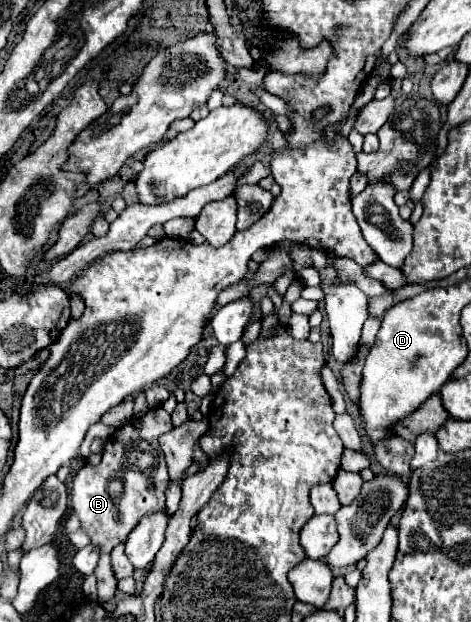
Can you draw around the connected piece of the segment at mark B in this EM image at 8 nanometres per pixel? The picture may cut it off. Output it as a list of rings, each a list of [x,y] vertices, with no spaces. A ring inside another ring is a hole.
[[[162,406],[148,410],[144,418],[132,418],[108,438],[102,462],[98,466],[86,464],[72,480],[74,514],[78,516],[82,530],[90,536],[90,542],[100,548],[100,562],[94,570],[100,602],[106,602],[116,594],[116,578],[110,566],[112,548],[126,542],[126,536],[142,518],[162,512],[166,506],[166,488],[170,480],[158,438],[170,432],[170,428],[174,428],[170,414]],[[114,484],[120,484],[120,492]]]

